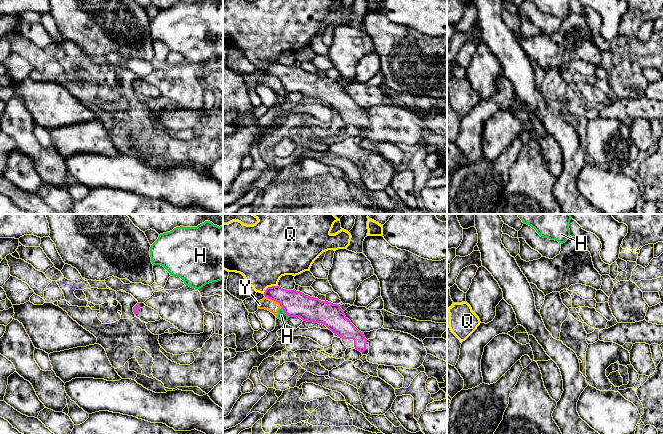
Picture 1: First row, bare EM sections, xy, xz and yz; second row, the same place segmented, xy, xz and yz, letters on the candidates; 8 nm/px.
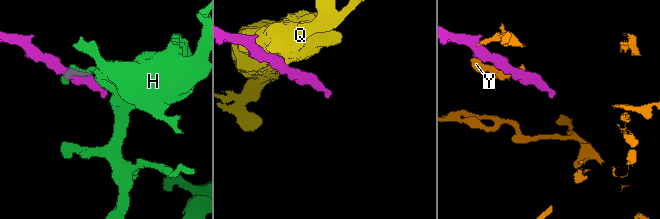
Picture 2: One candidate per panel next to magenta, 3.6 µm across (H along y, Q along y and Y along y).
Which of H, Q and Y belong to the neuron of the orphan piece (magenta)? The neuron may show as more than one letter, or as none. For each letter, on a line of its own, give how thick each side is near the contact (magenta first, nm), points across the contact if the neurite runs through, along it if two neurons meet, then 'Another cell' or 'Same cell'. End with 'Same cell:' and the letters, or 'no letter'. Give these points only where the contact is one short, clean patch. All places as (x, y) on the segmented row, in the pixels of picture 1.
H: Thickness 200 nm (magenta) against 70 nm. Boundary: xz (281, 308), (289, 316). Another cell
Q: Thickness 200 nm (magenta) against 420 nm. Another cell
Y: Thickness 200 nm (magenta) against 90 nm. Boundary: xz (265, 296), (275, 300), (282, 307). Another cell
Same cell: no letter

